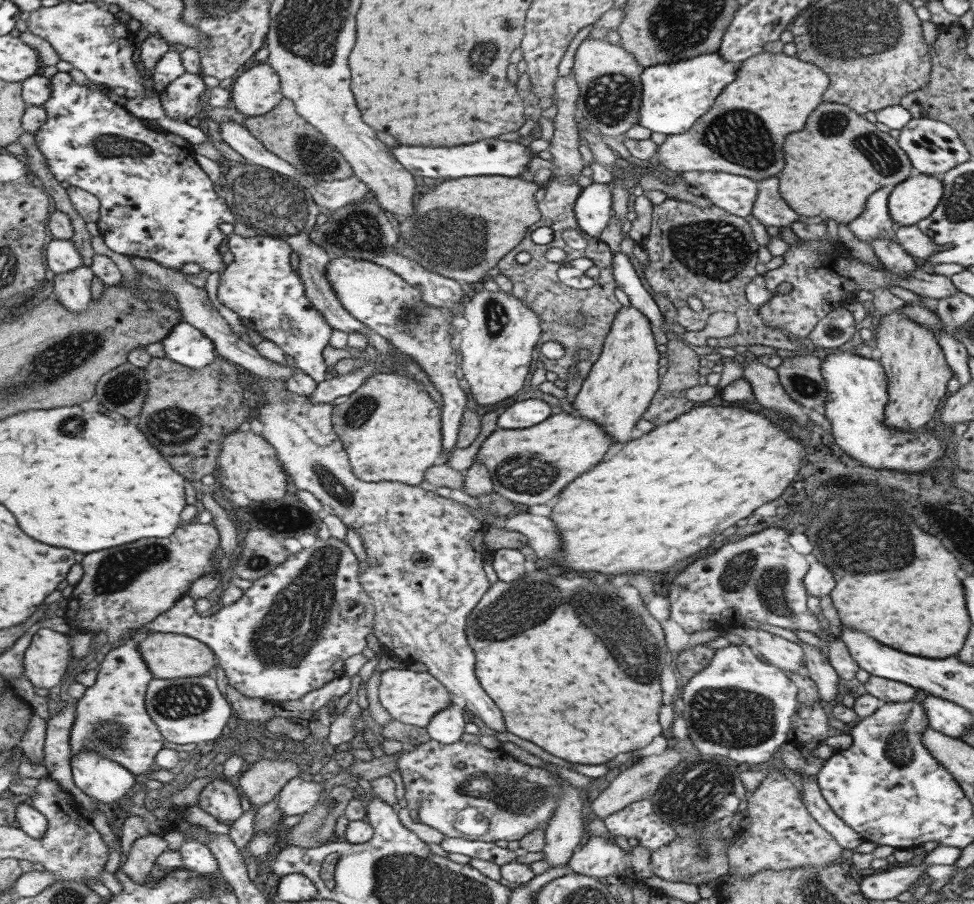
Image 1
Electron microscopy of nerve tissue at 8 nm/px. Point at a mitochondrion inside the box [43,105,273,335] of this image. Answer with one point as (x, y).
(111, 145)

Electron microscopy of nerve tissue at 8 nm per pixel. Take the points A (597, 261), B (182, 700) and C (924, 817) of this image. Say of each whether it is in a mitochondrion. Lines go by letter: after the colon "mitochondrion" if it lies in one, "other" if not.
A: other
B: mitochondrion
C: other

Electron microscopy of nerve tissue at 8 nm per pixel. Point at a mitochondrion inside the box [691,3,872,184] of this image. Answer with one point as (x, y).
(739, 136)

